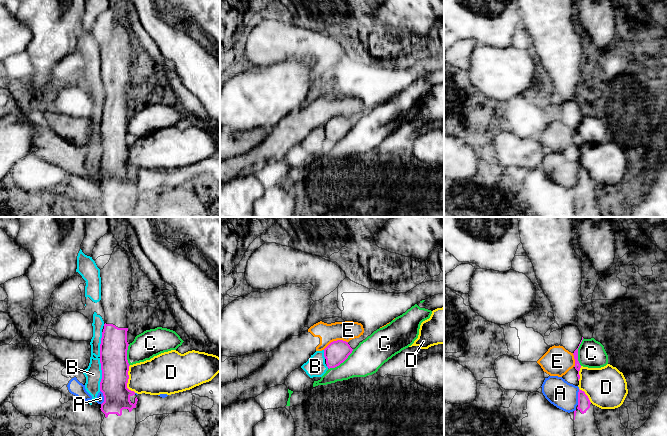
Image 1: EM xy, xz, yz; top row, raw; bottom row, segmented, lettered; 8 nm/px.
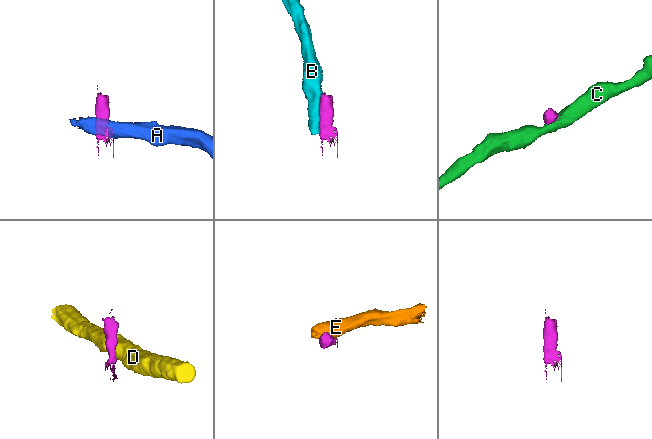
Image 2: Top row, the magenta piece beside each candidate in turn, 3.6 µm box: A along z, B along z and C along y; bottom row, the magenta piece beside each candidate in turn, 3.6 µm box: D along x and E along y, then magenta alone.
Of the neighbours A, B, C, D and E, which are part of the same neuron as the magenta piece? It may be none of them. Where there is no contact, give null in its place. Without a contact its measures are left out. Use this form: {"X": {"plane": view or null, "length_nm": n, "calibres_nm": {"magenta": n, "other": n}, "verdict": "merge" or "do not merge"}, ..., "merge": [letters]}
{"A": {"plane": "yz", "length_nm": 130, "calibres_nm": {"magenta": 100, "other": 220}, "verdict": "do not merge"}, "B": {"plane": "xy", "length_nm": 260, "calibres_nm": {"magenta": 220, "other": 140}, "verdict": "do not merge"}, "C": {"plane": "yz", "length_nm": 220, "calibres_nm": {"magenta": 50, "other": 220}, "verdict": "do not merge"}, "D": {"plane": "xy", "length_nm": 220, "calibres_nm": {"magenta": 220, "other": 300}, "verdict": "do not merge"}, "E": {"plane": "xz", "length_nm": 220, "calibres_nm": {"magenta": 180, "other": 160}, "verdict": "do not merge"}, "merge": []}

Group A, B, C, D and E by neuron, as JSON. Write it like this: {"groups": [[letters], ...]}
{"groups": [["A", "E"], ["B"], ["C", "D"]]}

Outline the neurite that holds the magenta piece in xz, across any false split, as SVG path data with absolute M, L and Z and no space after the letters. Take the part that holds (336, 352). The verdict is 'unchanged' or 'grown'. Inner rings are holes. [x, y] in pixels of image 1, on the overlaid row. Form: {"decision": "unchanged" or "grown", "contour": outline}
{"decision": "unchanged", "contour": "M337 340L331 342L324 349L324 357L326 359L327 367L330 369L339 366L348 358L352 351L353 349L346 341Z"}

